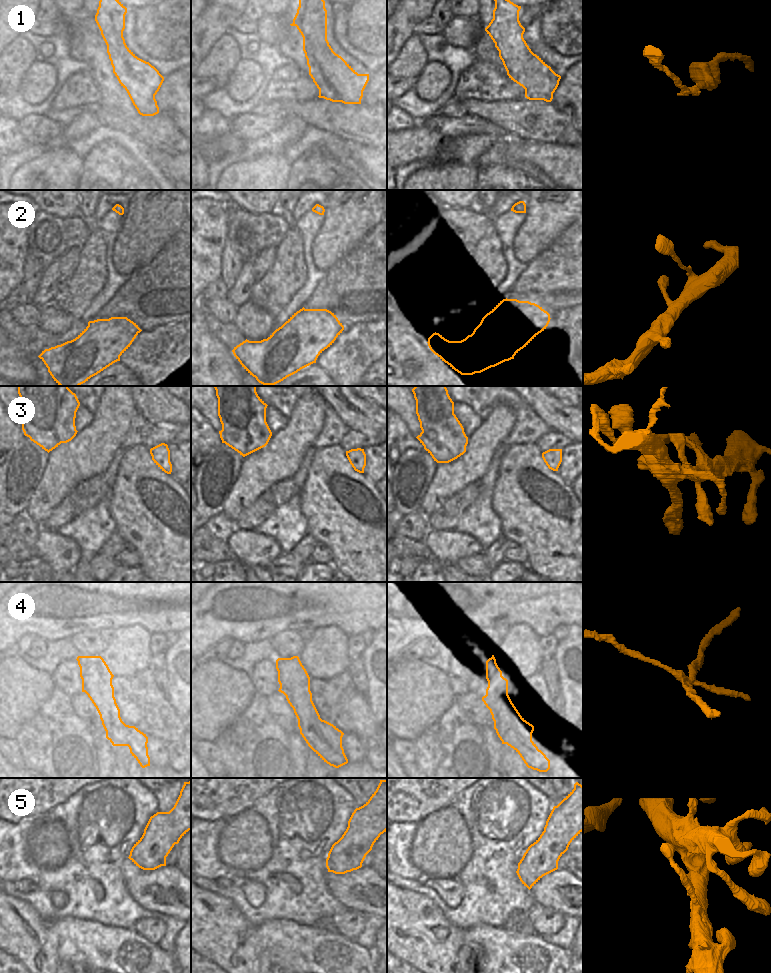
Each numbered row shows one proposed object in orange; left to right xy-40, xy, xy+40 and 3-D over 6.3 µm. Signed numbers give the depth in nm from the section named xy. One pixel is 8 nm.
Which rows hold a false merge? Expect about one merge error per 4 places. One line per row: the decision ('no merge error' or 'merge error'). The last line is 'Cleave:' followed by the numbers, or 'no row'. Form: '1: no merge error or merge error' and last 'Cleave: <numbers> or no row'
1: no merge error
2: no merge error
3: no merge error
4: merge error
5: no merge error
Cleave: 4

